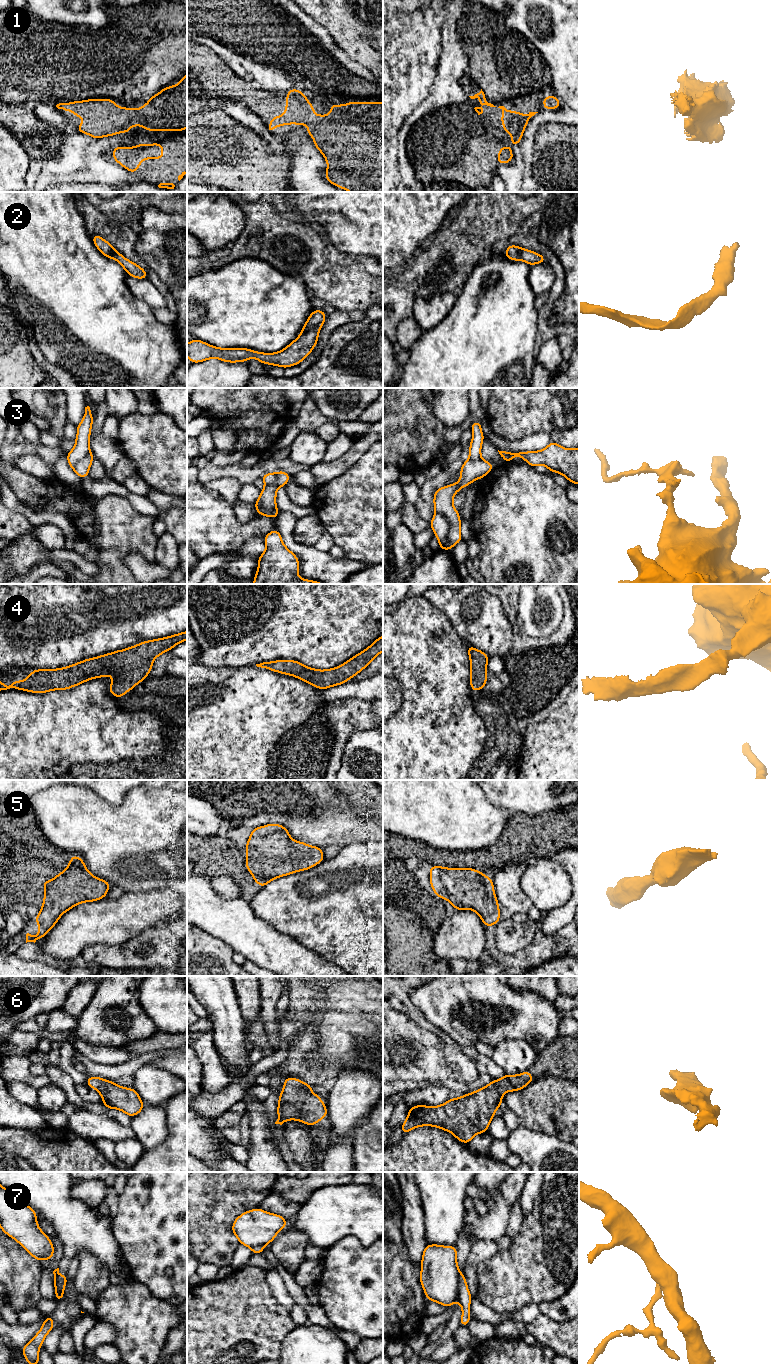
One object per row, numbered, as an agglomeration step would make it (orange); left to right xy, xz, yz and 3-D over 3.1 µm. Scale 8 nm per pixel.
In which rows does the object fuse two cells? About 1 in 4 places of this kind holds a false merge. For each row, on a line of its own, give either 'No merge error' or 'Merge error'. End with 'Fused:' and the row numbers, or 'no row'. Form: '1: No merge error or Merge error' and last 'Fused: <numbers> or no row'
1: No merge error
2: No merge error
3: Merge error
4: No merge error
5: No merge error
6: No merge error
7: Merge error
Fused: 3, 7

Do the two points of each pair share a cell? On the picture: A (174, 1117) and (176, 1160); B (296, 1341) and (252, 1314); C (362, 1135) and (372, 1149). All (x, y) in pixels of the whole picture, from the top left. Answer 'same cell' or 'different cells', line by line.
A: same cell
B: different cells
C: same cell

